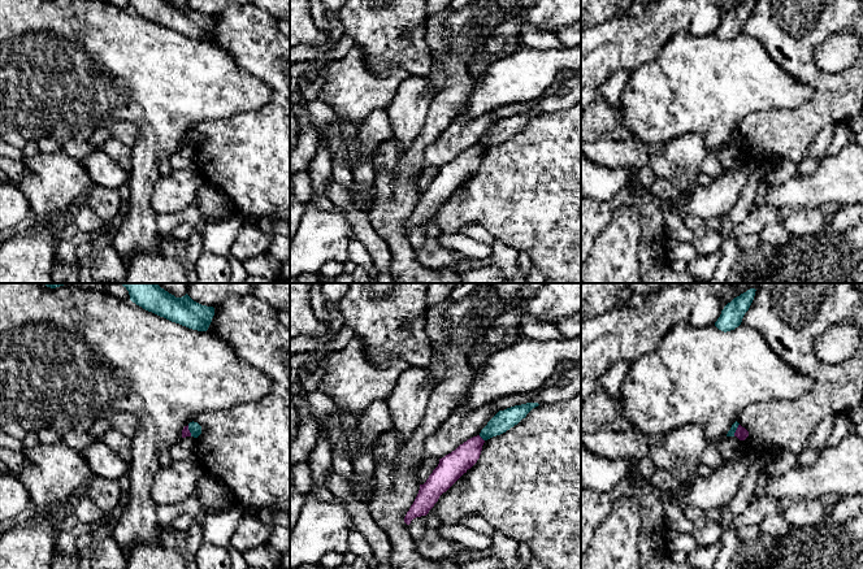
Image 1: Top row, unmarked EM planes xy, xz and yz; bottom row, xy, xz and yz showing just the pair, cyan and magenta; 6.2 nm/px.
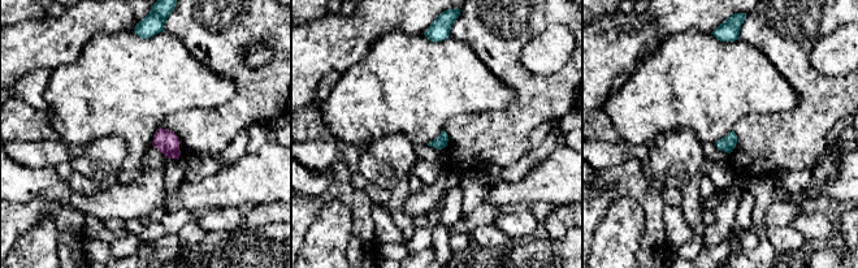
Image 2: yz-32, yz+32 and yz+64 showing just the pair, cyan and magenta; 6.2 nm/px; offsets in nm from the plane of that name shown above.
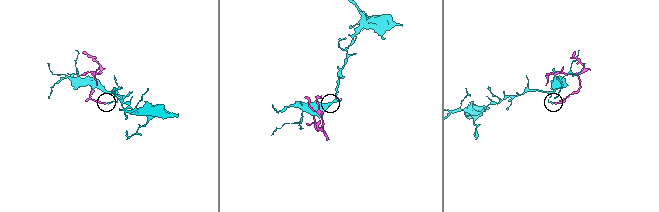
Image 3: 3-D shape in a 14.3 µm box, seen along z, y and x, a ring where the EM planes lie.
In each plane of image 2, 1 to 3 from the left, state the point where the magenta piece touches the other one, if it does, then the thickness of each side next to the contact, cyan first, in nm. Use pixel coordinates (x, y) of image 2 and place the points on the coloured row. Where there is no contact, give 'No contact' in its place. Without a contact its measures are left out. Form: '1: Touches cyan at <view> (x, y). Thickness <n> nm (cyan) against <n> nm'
1: No contact
2: No contact
3: No contact

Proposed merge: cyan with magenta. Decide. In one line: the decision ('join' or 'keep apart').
keep apart

